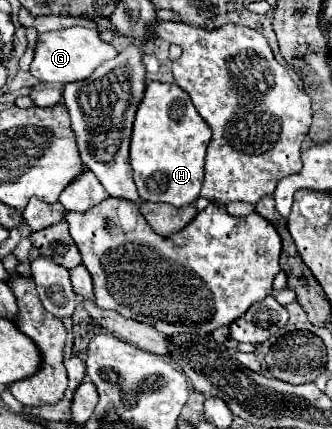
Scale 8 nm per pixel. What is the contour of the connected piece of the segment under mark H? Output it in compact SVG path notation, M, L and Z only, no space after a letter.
M150 82L136 112L130 144L130 164L140 200L164 202L176 208L194 204L204 182L204 156L210 134L210 126L180 86Z

